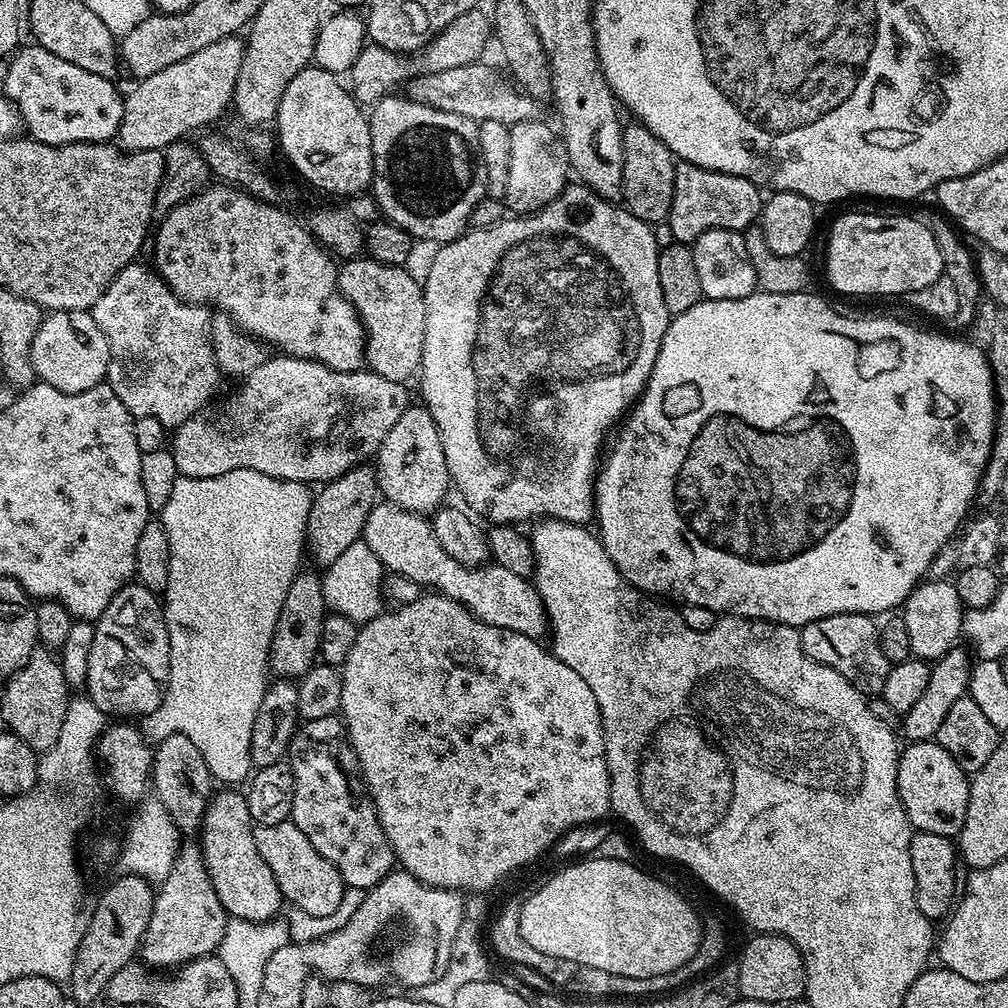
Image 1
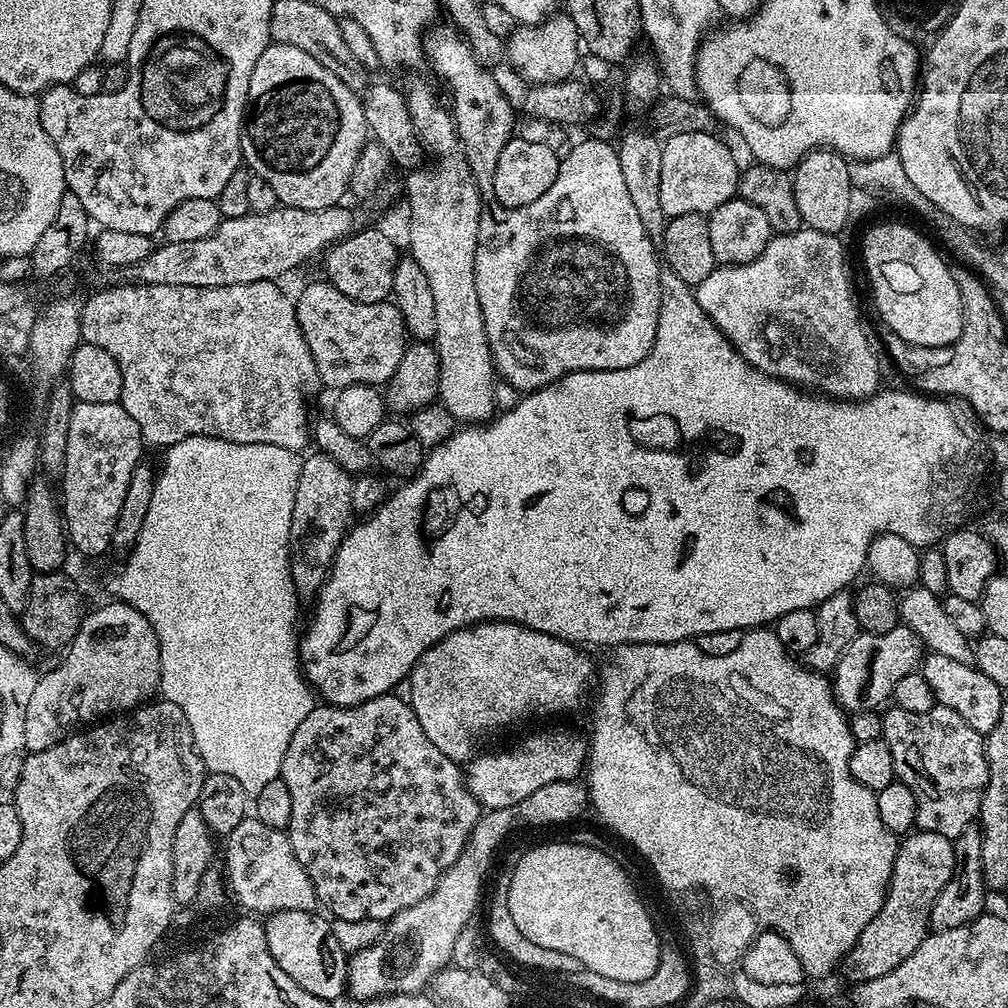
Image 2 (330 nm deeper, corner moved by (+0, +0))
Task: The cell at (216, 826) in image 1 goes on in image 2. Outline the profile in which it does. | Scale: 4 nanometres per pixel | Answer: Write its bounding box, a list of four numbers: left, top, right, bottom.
[263,910,349,1002]

